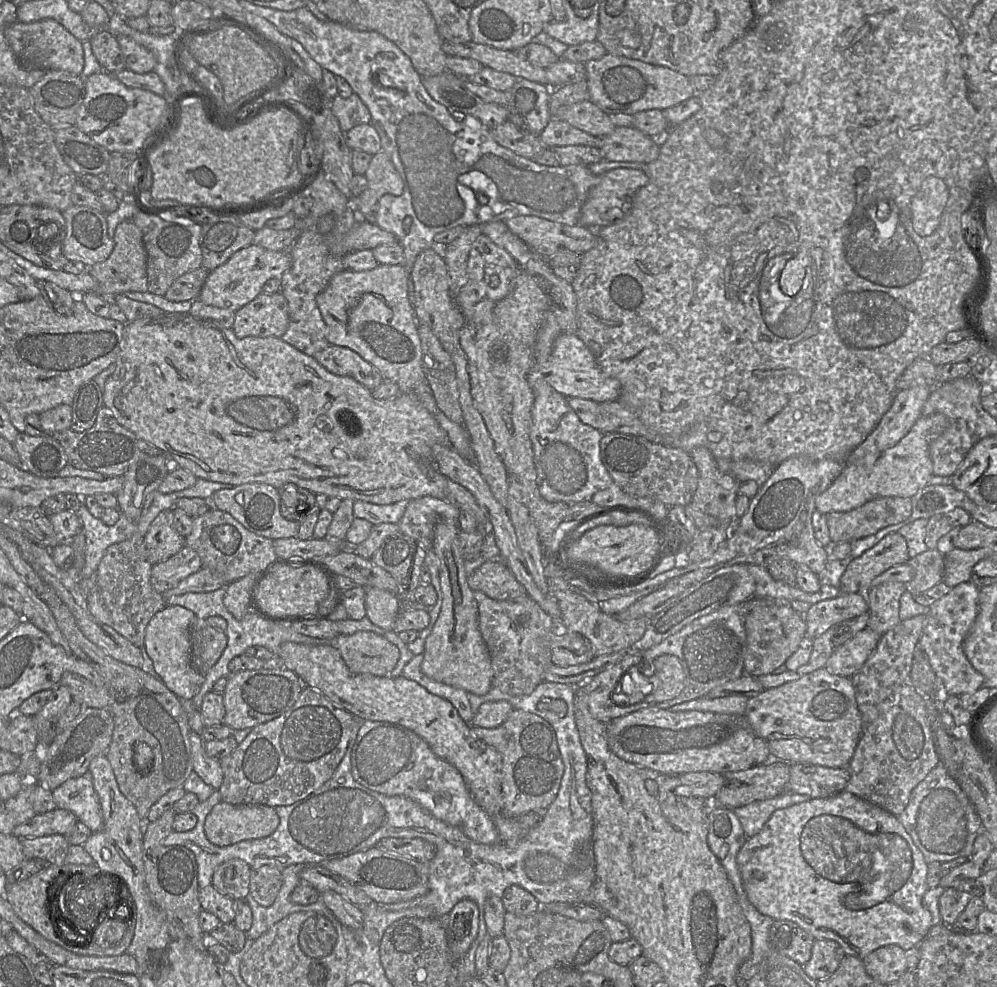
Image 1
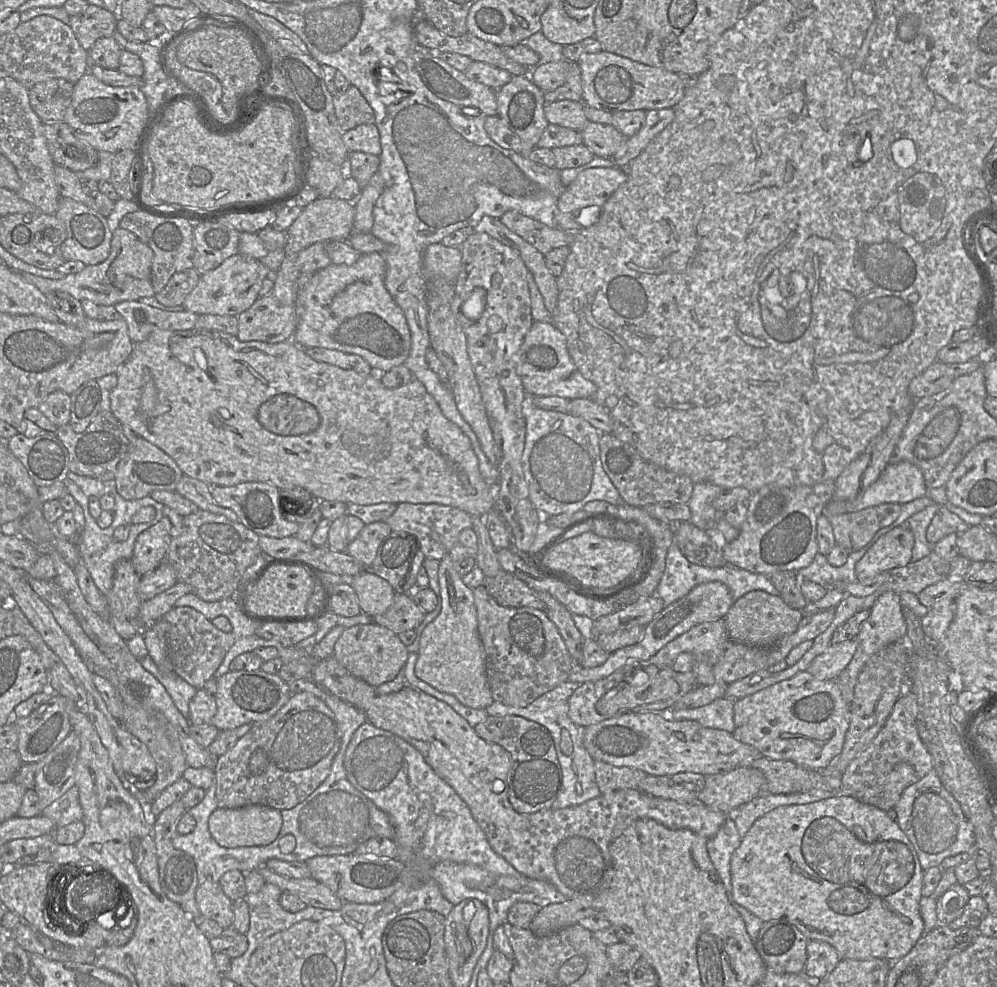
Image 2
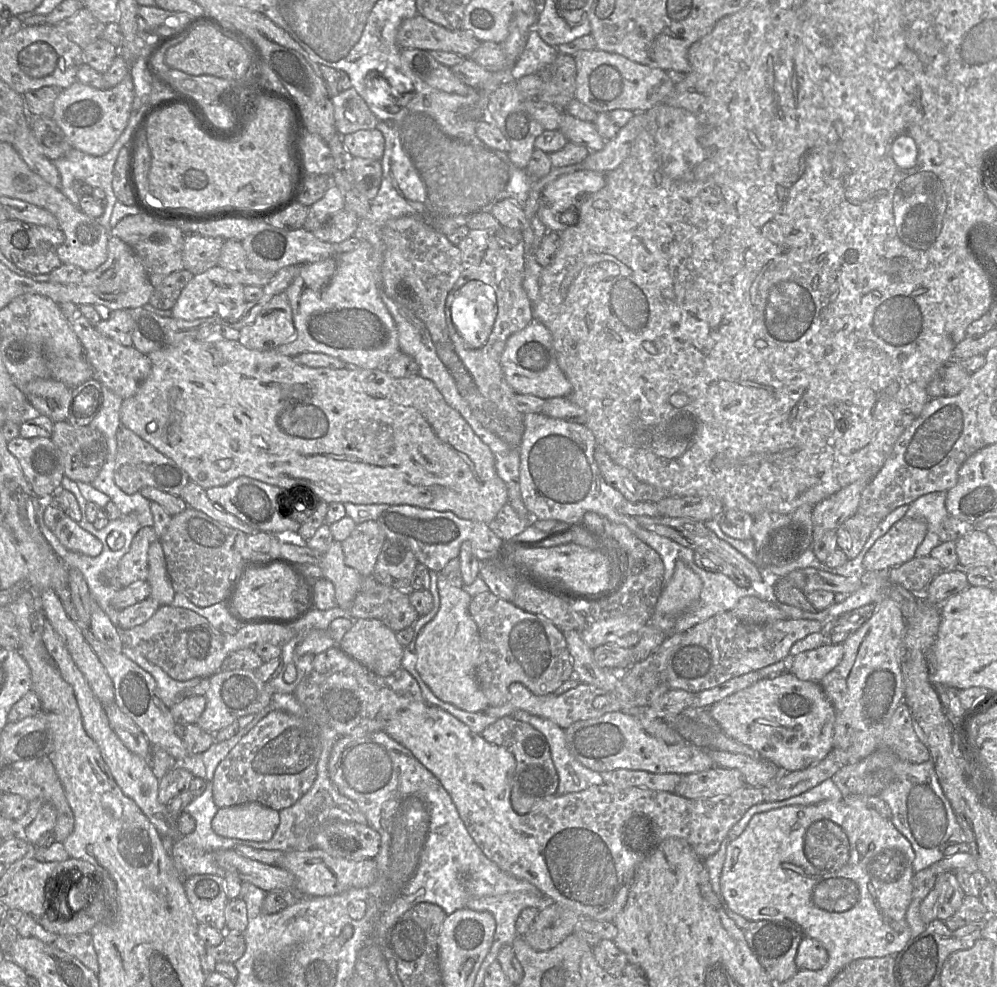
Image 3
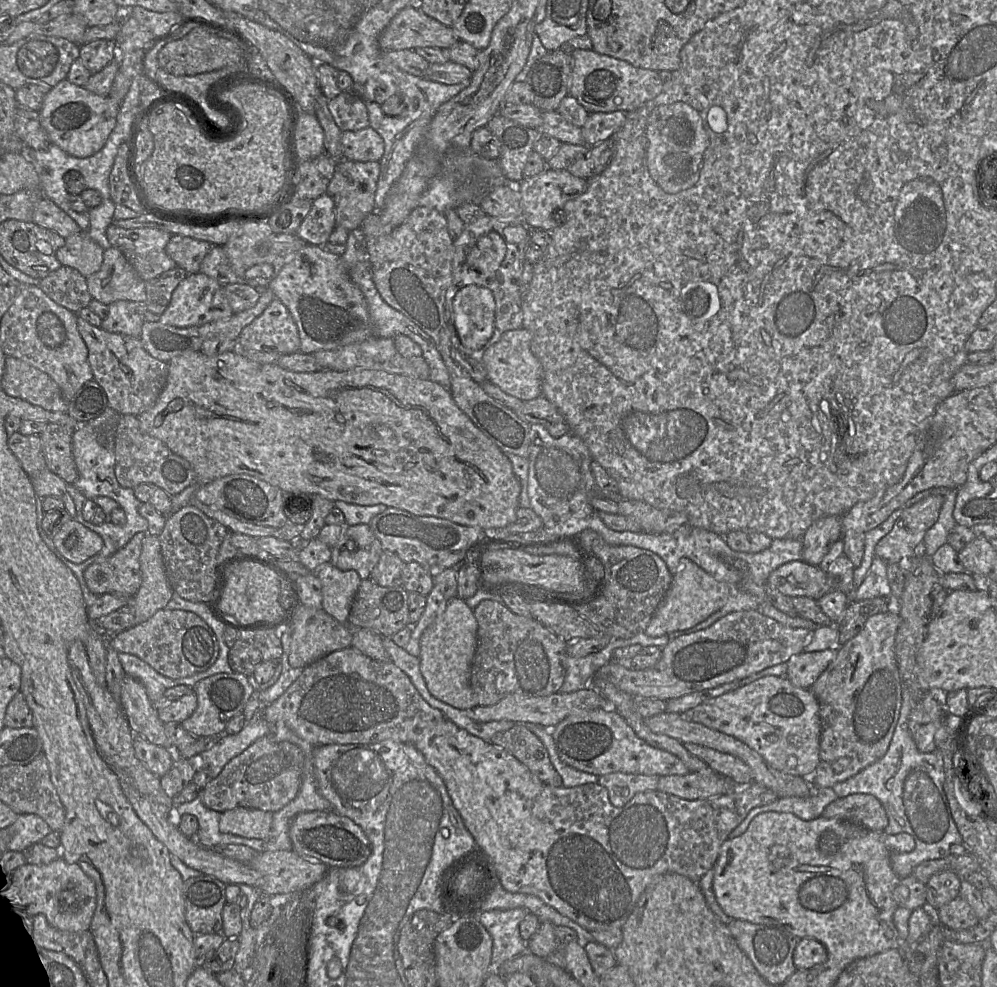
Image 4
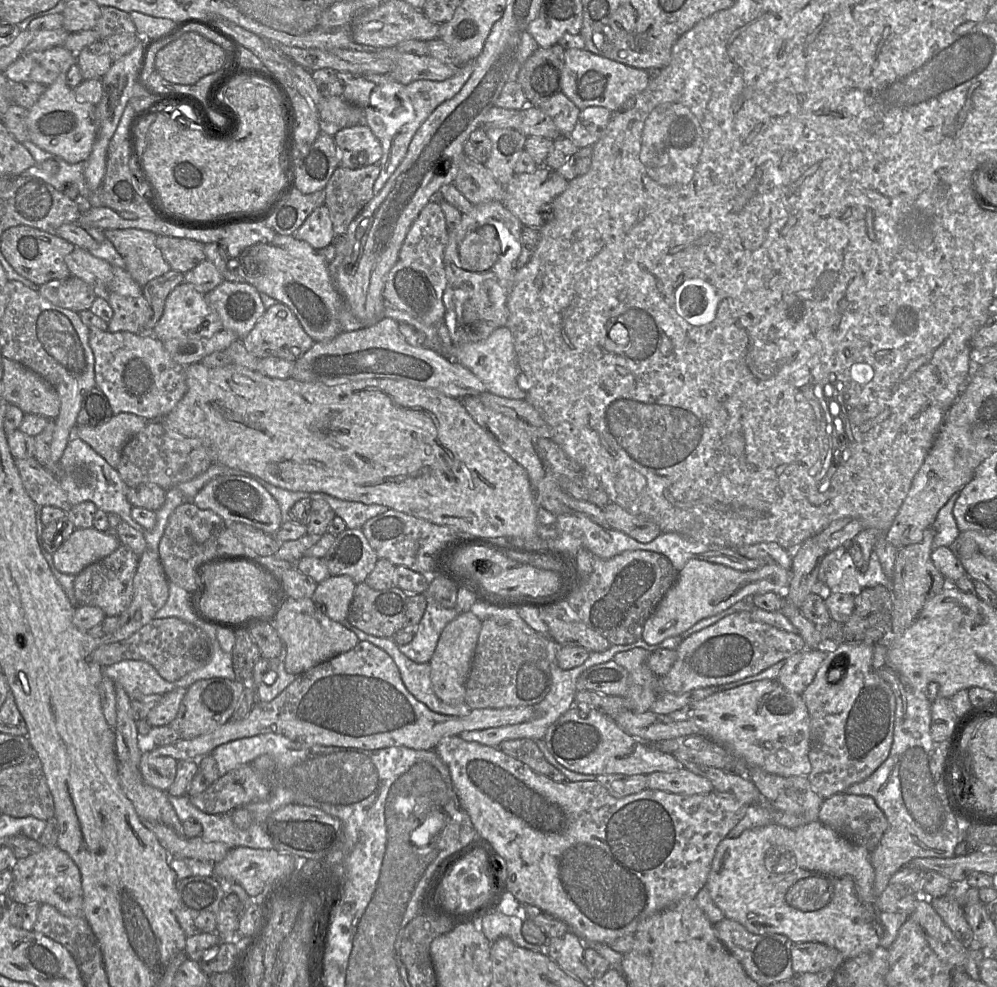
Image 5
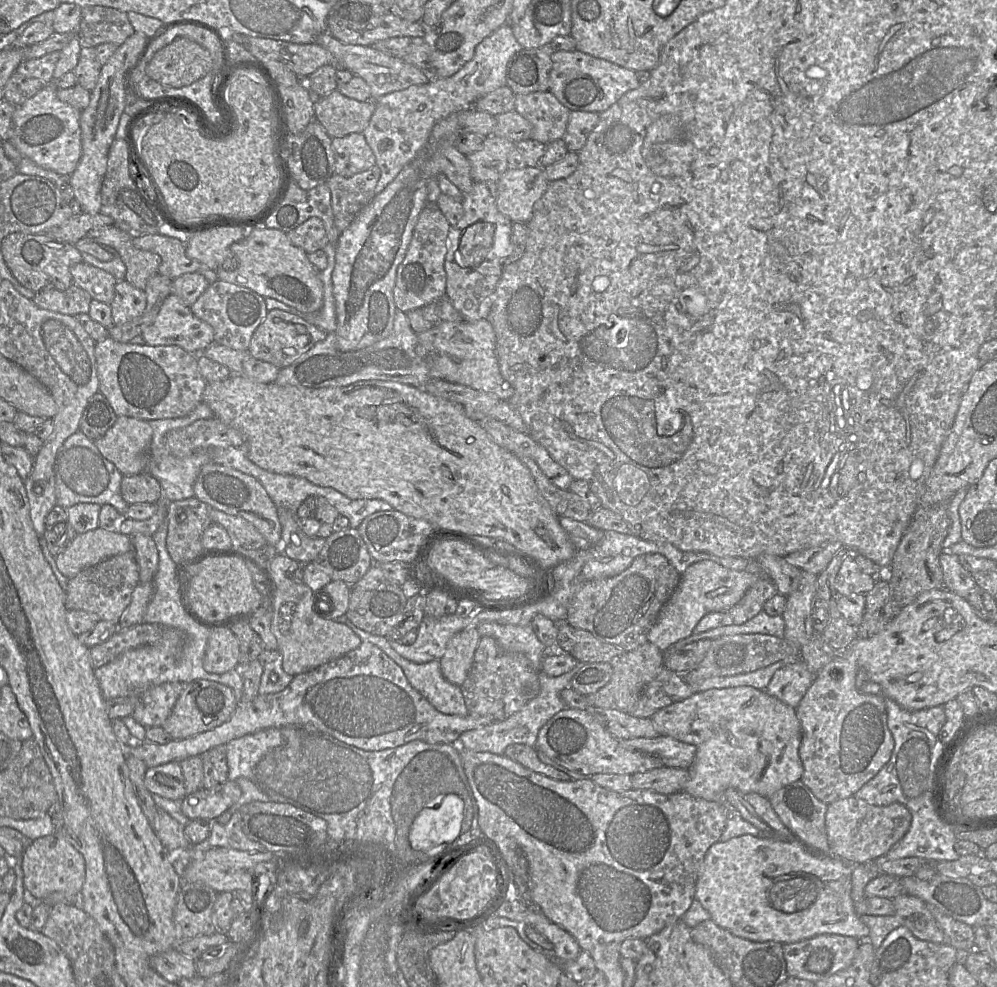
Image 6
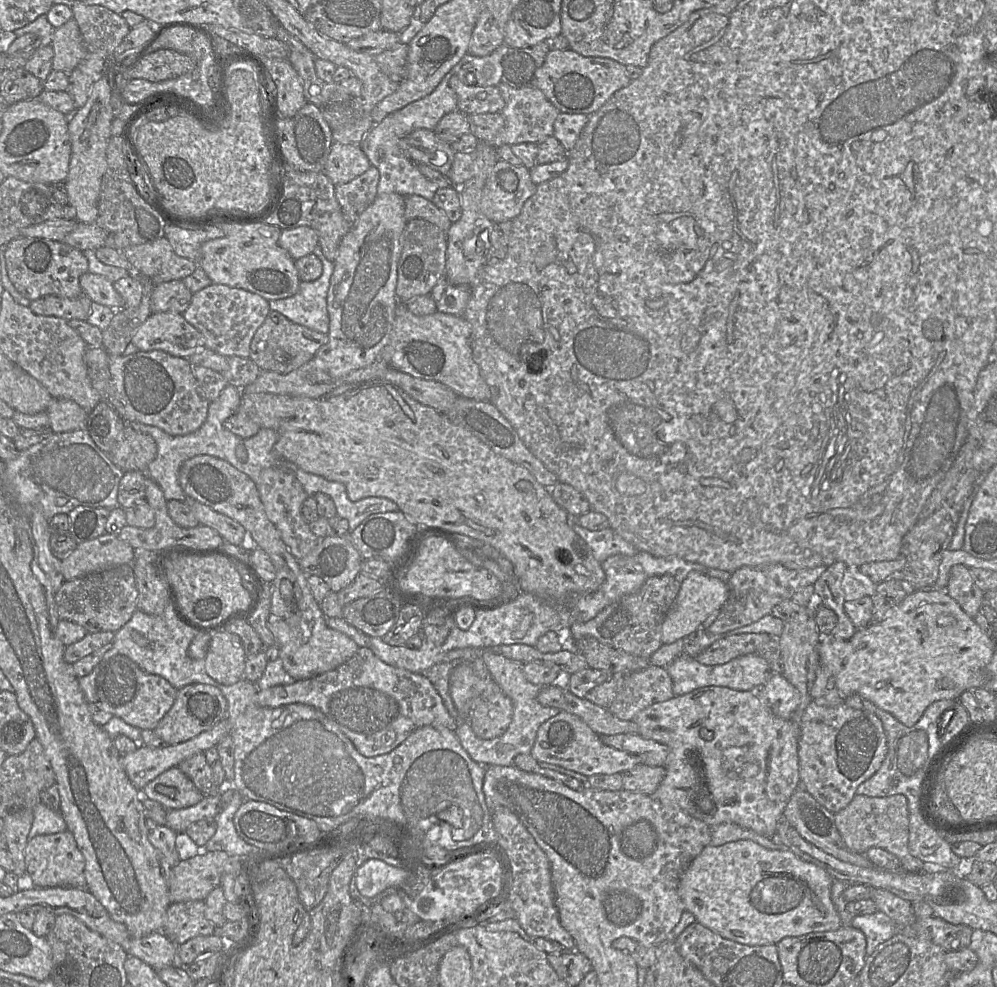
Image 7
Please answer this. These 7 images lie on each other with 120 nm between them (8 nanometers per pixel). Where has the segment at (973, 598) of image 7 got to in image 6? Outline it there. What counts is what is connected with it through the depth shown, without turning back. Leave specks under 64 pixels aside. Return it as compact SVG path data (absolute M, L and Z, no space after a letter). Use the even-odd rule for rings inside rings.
M943 549L939 556L945 589L967 599L969 593L979 587L969 571L959 562L958 555Z

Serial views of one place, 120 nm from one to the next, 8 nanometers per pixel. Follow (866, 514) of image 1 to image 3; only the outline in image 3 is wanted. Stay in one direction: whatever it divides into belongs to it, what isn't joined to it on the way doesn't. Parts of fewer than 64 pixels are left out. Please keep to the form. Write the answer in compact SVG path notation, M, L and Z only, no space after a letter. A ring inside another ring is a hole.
M854 514L836 530L837 544L848 557L854 559L863 549L868 537L879 524L879 519Z

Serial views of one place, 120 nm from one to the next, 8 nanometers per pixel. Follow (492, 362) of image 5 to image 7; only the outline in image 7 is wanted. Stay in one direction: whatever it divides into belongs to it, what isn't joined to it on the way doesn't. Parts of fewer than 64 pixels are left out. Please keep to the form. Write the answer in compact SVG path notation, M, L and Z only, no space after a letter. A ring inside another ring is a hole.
M398 304L390 342L382 348L380 356L391 367L414 377L440 382L460 397L489 401L491 389L472 355L471 331L470 323L463 316L439 311L417 316L405 305Z

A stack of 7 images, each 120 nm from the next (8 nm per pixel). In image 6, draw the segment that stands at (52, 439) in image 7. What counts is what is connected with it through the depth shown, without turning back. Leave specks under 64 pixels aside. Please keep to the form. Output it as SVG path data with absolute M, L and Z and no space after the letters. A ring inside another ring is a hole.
M78 430L68 437L59 449L55 464L56 505L65 509L78 503L109 504L125 516L129 504L121 495L123 474L107 460L94 445L94 442Z

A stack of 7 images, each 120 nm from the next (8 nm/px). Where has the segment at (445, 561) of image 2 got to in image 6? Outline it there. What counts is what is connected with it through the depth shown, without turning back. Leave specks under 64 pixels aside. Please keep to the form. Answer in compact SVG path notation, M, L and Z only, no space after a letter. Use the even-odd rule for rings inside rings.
M467 628L453 636L439 660L441 672L450 683L461 687L466 680L480 641L477 628Z

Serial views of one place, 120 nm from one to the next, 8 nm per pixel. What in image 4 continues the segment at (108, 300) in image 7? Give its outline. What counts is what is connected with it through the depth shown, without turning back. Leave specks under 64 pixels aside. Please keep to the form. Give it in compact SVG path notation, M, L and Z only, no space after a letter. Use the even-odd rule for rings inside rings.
M81 231L65 240L65 245L56 252L62 266L76 269L84 277L100 270L105 250L87 232Z

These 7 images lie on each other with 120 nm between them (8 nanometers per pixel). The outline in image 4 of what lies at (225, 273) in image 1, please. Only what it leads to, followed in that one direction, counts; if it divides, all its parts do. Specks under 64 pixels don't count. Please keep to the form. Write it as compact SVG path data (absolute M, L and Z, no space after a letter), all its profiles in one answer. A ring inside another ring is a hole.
M198 272L188 276L176 287L167 309L162 315L146 311L147 321L159 321L178 328L201 326L203 324L230 318L234 312L225 295L224 286L215 279Z

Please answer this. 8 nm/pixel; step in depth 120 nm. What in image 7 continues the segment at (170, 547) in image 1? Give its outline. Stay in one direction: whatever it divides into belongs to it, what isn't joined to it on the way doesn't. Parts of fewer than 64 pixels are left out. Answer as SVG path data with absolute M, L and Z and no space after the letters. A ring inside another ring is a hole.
M123 564L83 577L66 580L55 593L60 620L83 626L88 633L110 631L116 633L137 610L138 589L133 566Z

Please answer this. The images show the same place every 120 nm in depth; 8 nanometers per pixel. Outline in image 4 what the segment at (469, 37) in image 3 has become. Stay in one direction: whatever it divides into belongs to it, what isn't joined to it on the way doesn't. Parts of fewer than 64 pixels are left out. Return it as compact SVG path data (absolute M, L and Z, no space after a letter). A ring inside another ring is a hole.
M418 3L400 10L378 38L382 51L423 47L448 49L459 41L451 27L423 13Z

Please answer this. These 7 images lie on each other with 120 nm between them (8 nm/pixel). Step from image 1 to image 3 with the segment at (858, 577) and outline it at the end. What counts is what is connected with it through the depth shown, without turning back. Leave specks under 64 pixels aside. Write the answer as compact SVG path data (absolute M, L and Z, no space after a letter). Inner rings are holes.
M903 516L866 553L863 559L866 572L898 567L911 560L927 530L925 519Z

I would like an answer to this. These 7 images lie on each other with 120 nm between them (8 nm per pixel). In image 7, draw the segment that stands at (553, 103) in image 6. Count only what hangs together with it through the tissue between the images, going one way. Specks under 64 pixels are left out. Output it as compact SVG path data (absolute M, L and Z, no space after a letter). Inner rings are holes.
M505 83L497 85L505 101L500 112L505 120L496 142L500 145L515 145L520 143L540 143L553 136L554 122L560 111L546 98L544 93L536 87L514 88Z

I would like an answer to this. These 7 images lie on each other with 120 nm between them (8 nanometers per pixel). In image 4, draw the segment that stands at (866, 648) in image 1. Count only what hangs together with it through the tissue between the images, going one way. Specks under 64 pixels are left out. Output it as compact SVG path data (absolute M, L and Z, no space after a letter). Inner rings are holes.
M836 648L801 652L790 657L785 677L796 687L810 689L837 656Z

